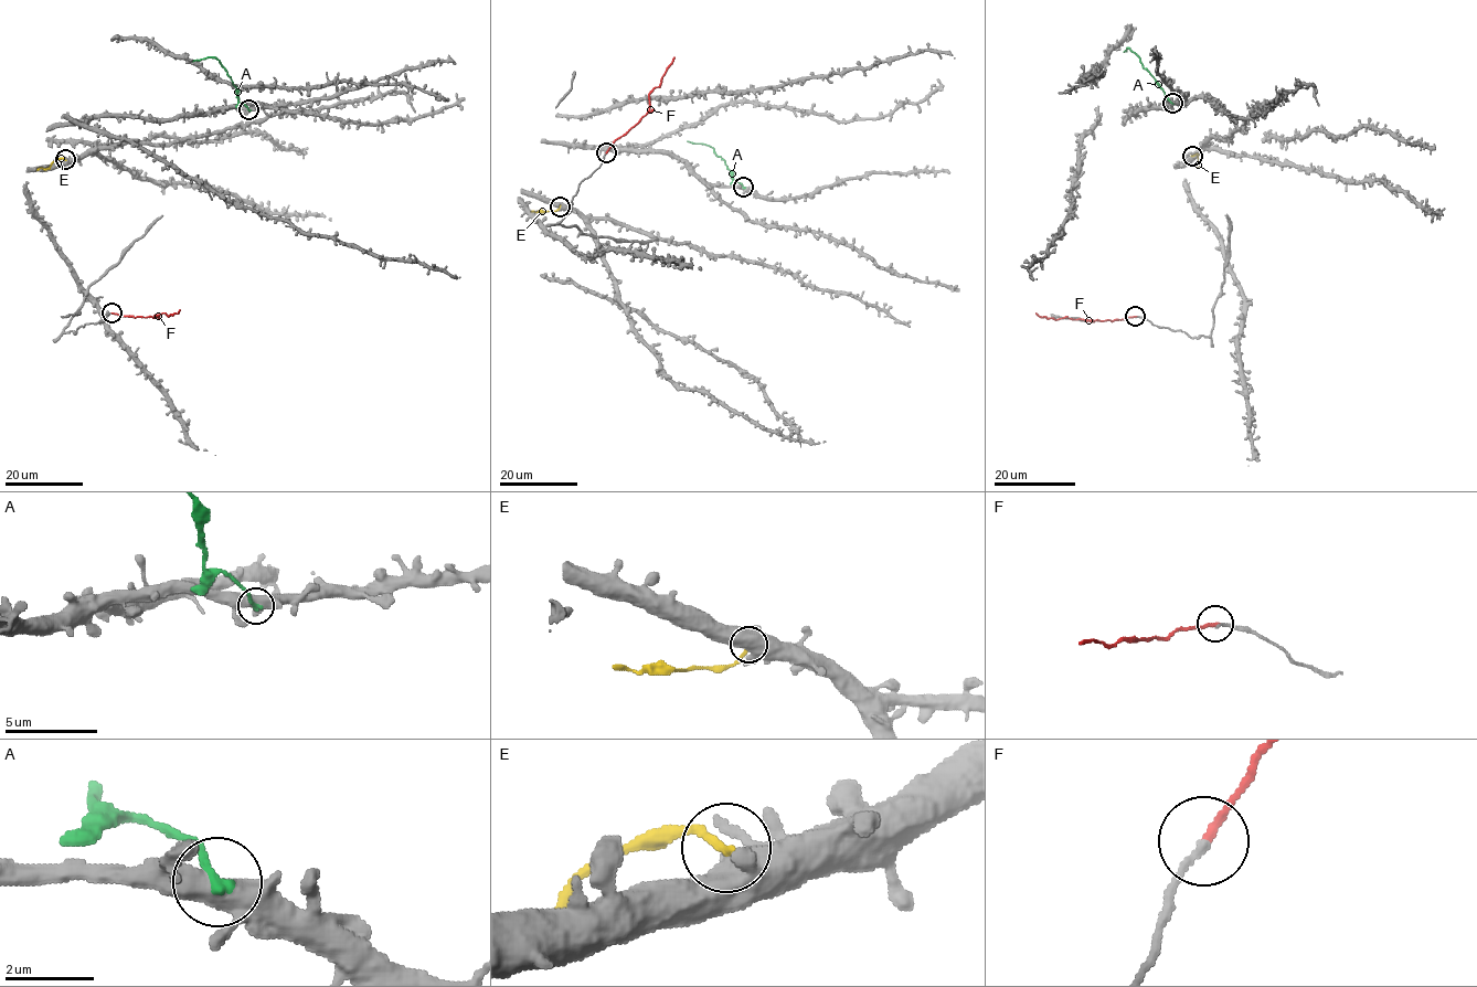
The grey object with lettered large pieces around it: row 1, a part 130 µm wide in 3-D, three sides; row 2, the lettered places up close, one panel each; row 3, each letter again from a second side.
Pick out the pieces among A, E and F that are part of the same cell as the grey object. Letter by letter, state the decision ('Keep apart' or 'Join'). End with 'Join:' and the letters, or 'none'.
A: Keep apart
E: Keep apart
F: Join
Join: F

